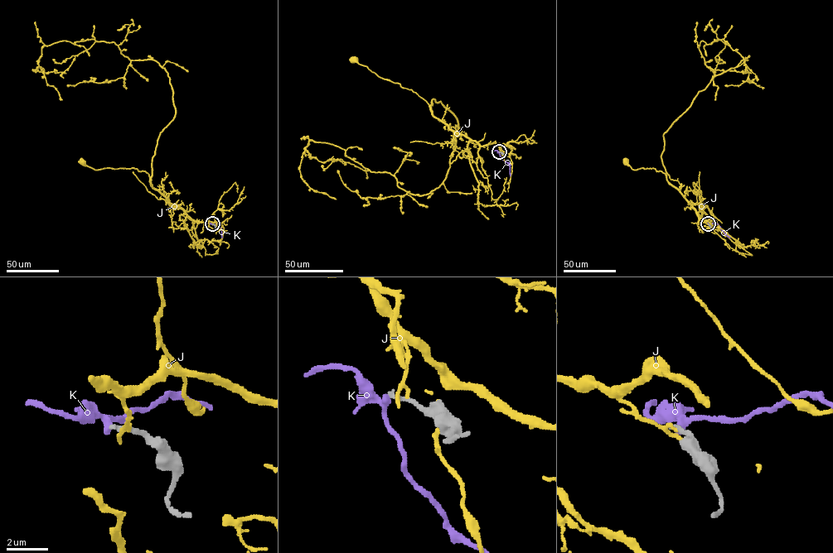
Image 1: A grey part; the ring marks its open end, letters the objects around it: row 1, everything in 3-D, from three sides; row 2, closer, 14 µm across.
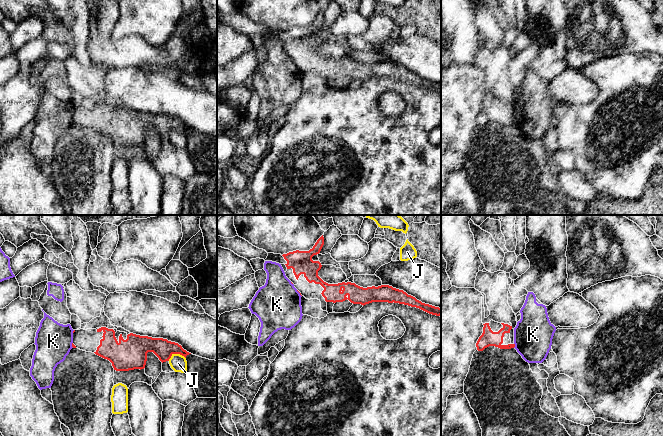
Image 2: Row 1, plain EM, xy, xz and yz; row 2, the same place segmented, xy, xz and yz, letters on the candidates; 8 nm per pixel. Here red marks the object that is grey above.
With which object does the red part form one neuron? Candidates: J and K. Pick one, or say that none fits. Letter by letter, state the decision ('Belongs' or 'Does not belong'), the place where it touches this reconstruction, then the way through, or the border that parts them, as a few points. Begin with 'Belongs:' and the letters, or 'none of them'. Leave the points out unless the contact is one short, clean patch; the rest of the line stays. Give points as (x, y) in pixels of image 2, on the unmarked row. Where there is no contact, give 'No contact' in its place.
Belongs: none of them
J: Does not belong. Touches red at xy (176, 129). Boundary: xy (185, 134), (179, 130), (173, 130), (168, 136)
K: Does not belong. Touches red at yz (514, 121). Boundary: yz (514, 119), (513, 123)

